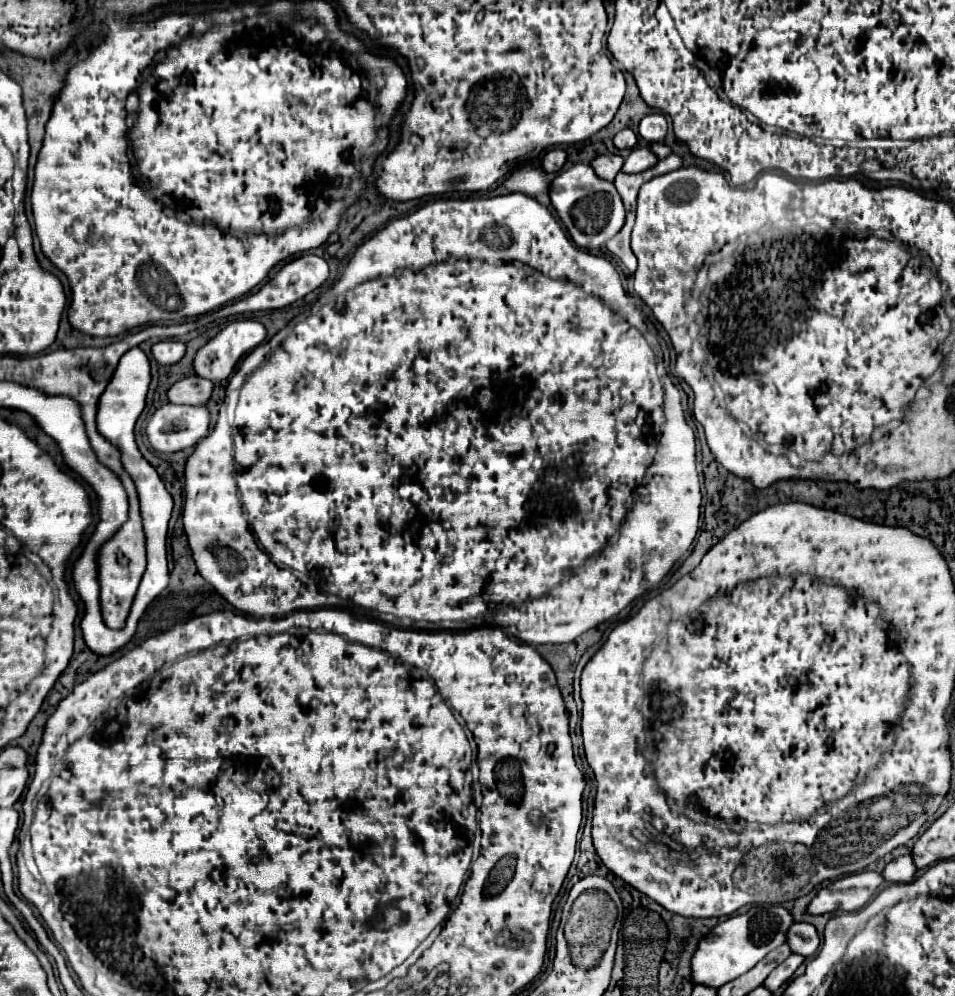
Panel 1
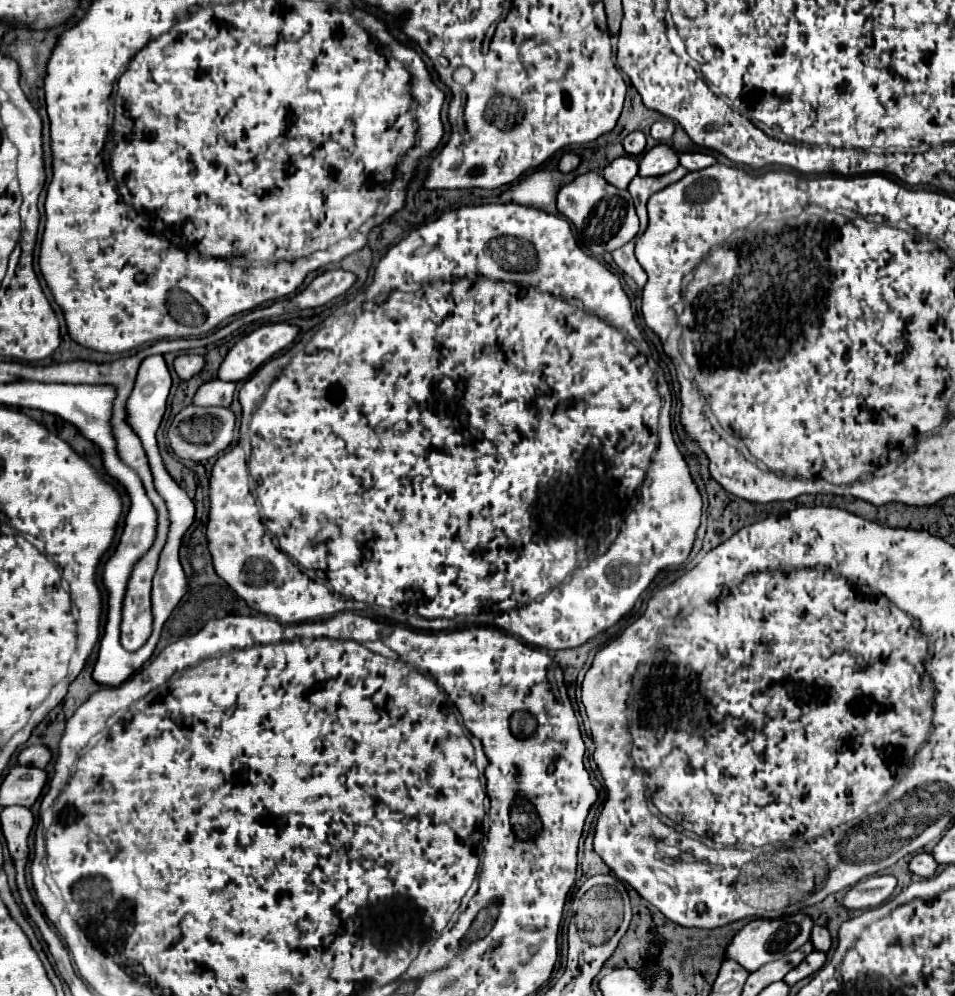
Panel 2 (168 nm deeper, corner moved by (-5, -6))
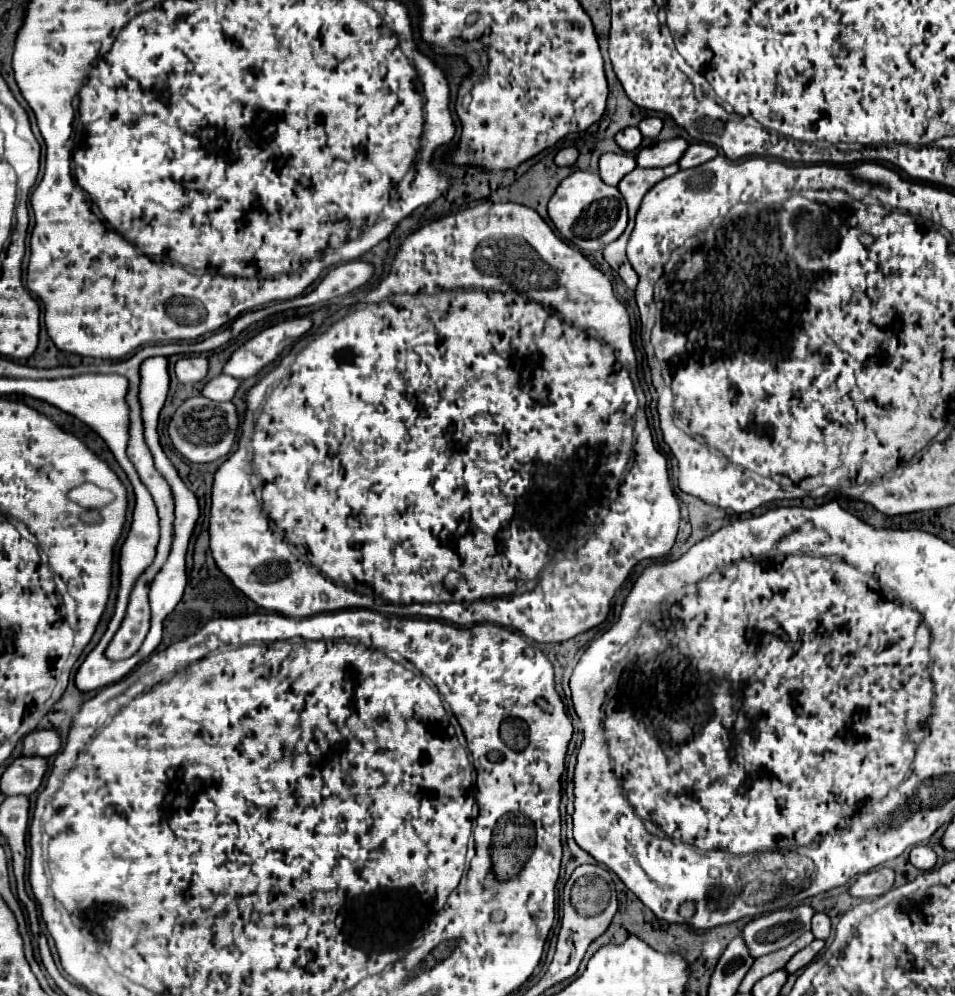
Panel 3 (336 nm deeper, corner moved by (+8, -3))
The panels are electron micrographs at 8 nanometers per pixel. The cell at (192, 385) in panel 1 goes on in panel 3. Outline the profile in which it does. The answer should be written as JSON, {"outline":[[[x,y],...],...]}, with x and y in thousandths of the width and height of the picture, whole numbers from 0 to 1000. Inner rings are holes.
{"outline":[[[227,377],[225,381],[221,381],[221,383],[215,385],[210,397],[217,399],[217,401],[221,401],[221,403],[227,403],[227,405],[242,403],[244,397],[246,397],[246,393],[248,393],[248,389],[250,389],[250,383],[246,379]]]}

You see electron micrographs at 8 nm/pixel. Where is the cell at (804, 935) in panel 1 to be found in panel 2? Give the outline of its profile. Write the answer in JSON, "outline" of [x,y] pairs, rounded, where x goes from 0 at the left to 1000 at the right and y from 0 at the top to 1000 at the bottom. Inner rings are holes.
{"outline":[[[852,930],[852,934],[850,934],[850,946],[852,946],[854,954],[867,956],[869,950],[871,950],[871,940],[869,940],[869,936],[863,930]]]}

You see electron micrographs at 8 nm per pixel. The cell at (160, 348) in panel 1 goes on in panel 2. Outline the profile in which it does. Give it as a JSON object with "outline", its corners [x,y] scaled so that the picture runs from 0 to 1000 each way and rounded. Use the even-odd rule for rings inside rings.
{"outline":[[[191,355],[182,361],[182,371],[191,382],[199,382],[214,369],[214,357],[207,355]]]}

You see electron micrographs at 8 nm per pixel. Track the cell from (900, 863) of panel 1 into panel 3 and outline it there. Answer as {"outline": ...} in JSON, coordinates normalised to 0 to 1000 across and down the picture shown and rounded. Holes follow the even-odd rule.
{"outline":[[[956,850],[954,856],[952,856],[952,864],[954,864],[960,872],[971,874],[971,872],[975,872],[975,870],[979,868],[981,858],[979,858],[979,854],[977,854],[975,850]]]}

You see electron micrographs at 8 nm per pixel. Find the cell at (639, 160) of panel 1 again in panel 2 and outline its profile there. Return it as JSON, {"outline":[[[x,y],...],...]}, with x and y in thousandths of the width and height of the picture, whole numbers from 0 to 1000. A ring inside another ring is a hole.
{"outline":[[[697,145],[679,151],[670,161],[670,177],[693,177],[710,167],[710,153]]]}

